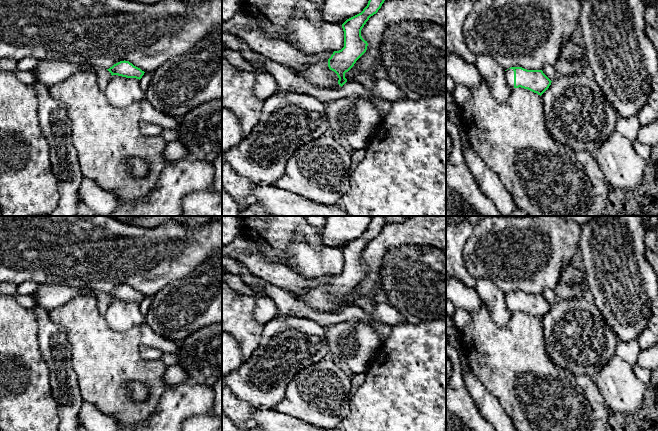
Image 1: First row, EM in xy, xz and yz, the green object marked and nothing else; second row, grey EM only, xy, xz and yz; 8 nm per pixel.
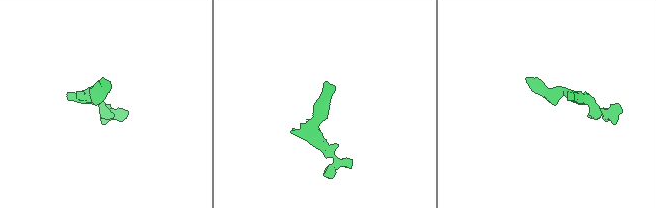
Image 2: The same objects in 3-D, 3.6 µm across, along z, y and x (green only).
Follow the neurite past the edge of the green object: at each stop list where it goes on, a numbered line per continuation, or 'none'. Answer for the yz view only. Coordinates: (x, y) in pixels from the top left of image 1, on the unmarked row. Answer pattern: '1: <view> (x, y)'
1: yz (509, 297)

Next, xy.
1: xy (103, 299)

